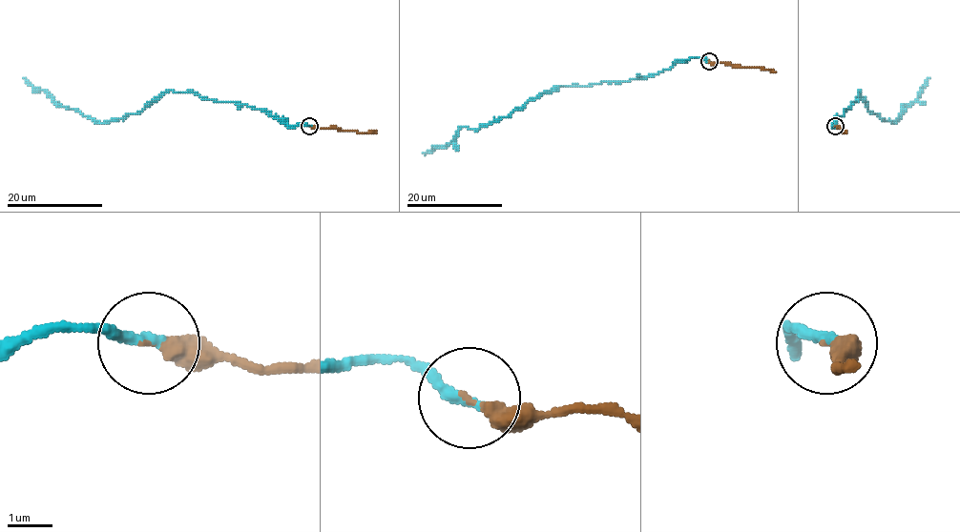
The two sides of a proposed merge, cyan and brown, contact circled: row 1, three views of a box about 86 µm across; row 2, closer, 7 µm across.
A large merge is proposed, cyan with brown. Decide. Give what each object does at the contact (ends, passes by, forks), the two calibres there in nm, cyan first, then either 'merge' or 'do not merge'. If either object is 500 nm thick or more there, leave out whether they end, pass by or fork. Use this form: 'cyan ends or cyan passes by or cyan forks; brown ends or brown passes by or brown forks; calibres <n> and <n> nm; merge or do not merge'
cyan ends; brown ends; calibres 280 and 320 nm; merge

